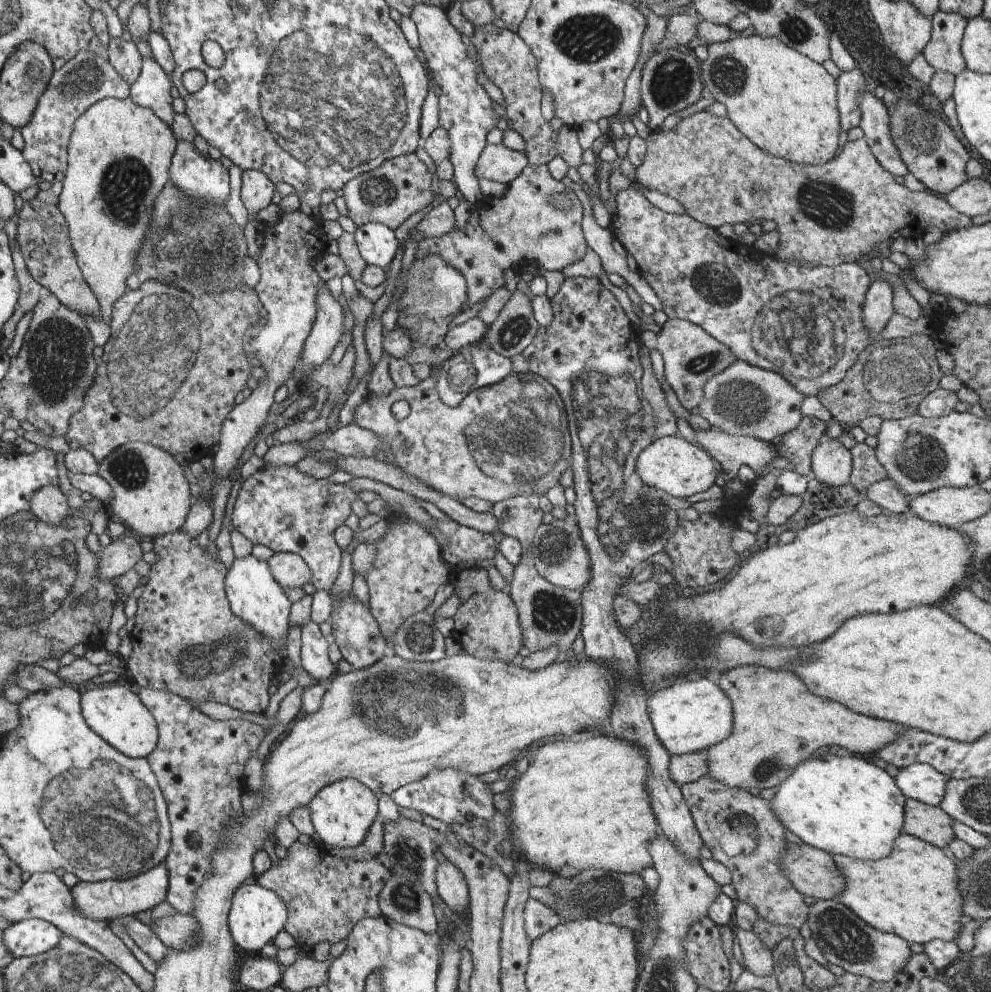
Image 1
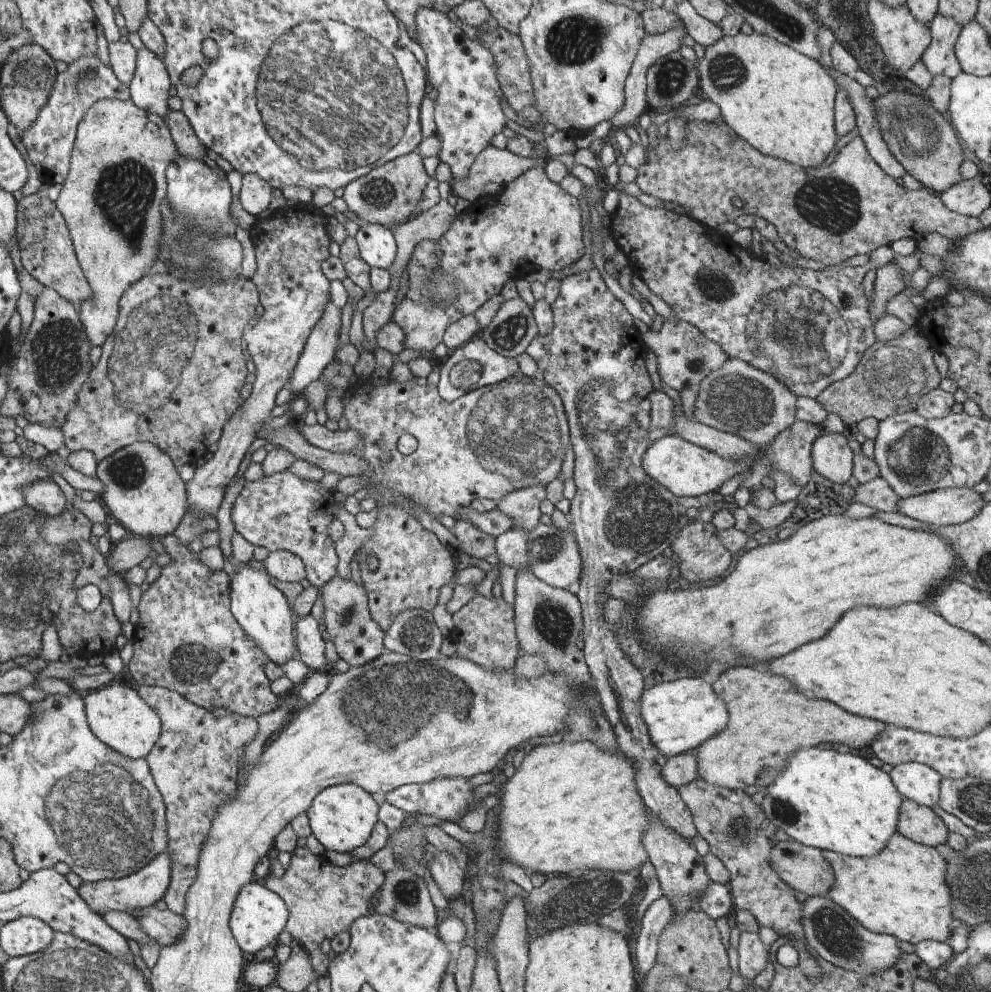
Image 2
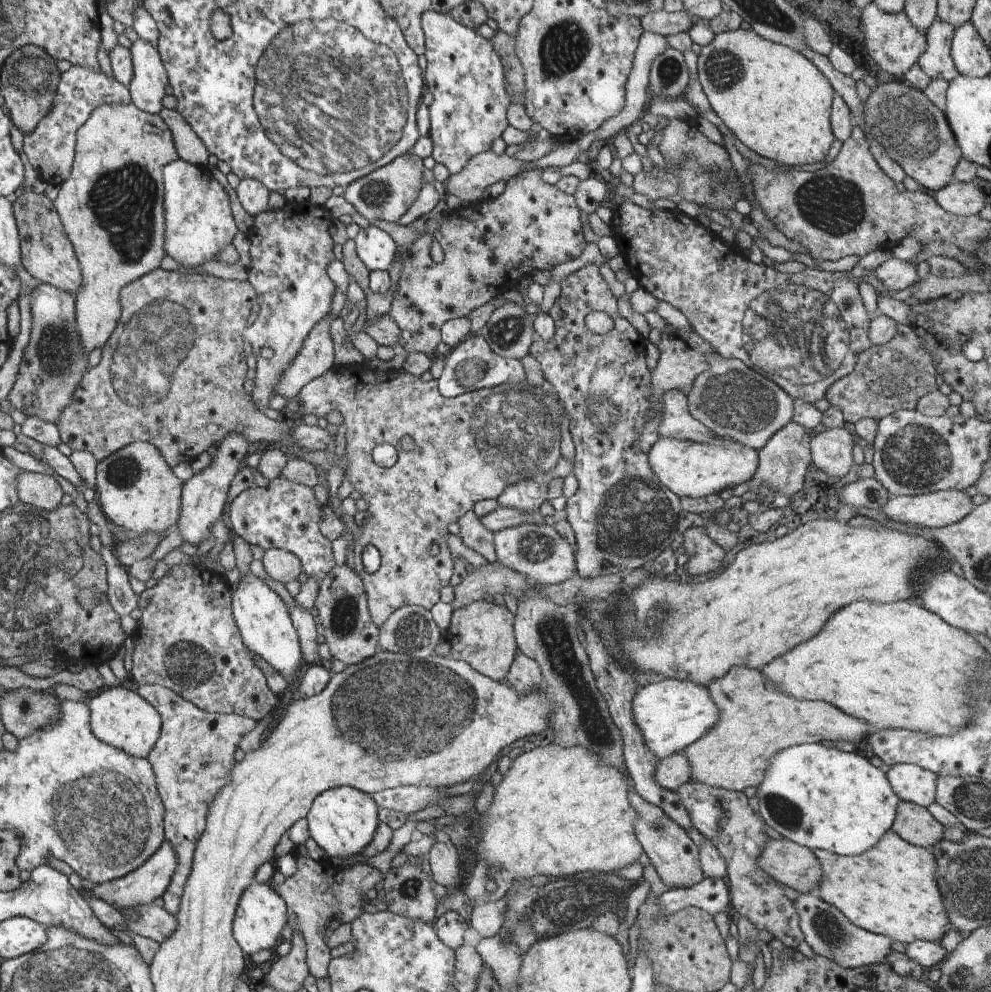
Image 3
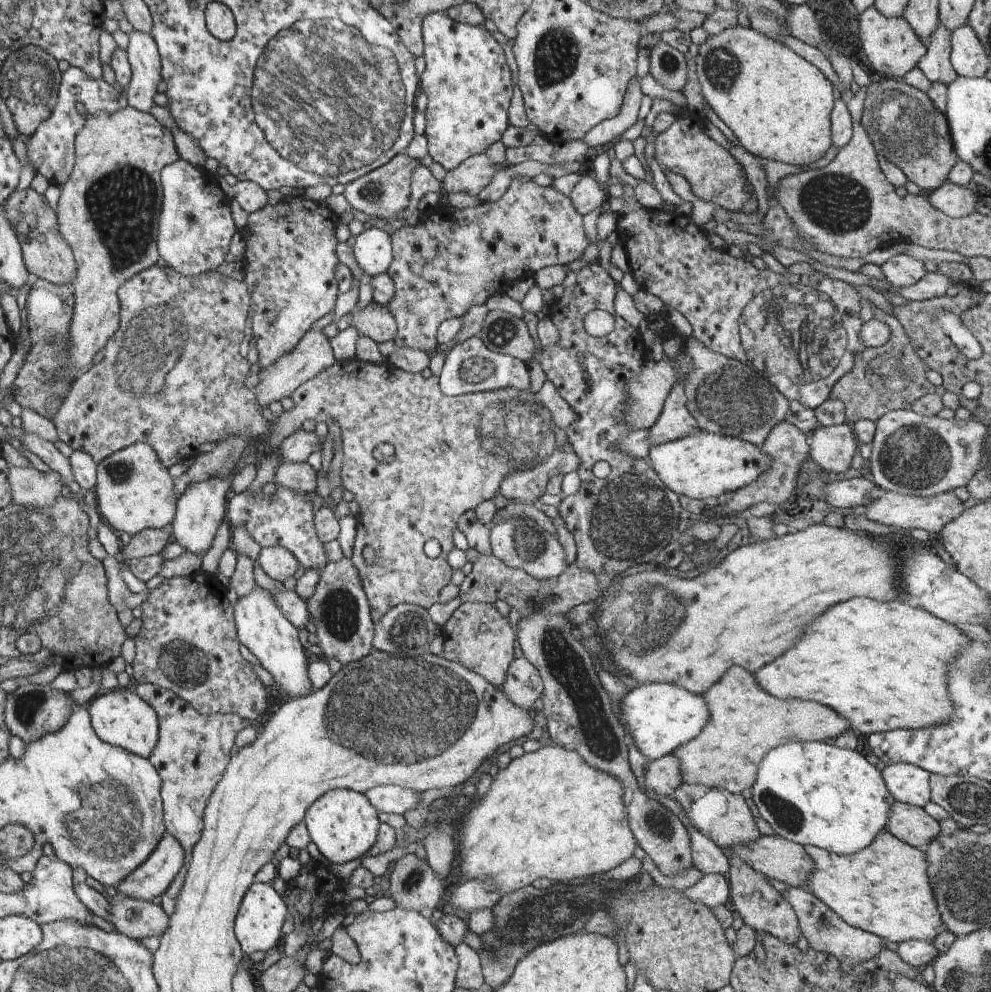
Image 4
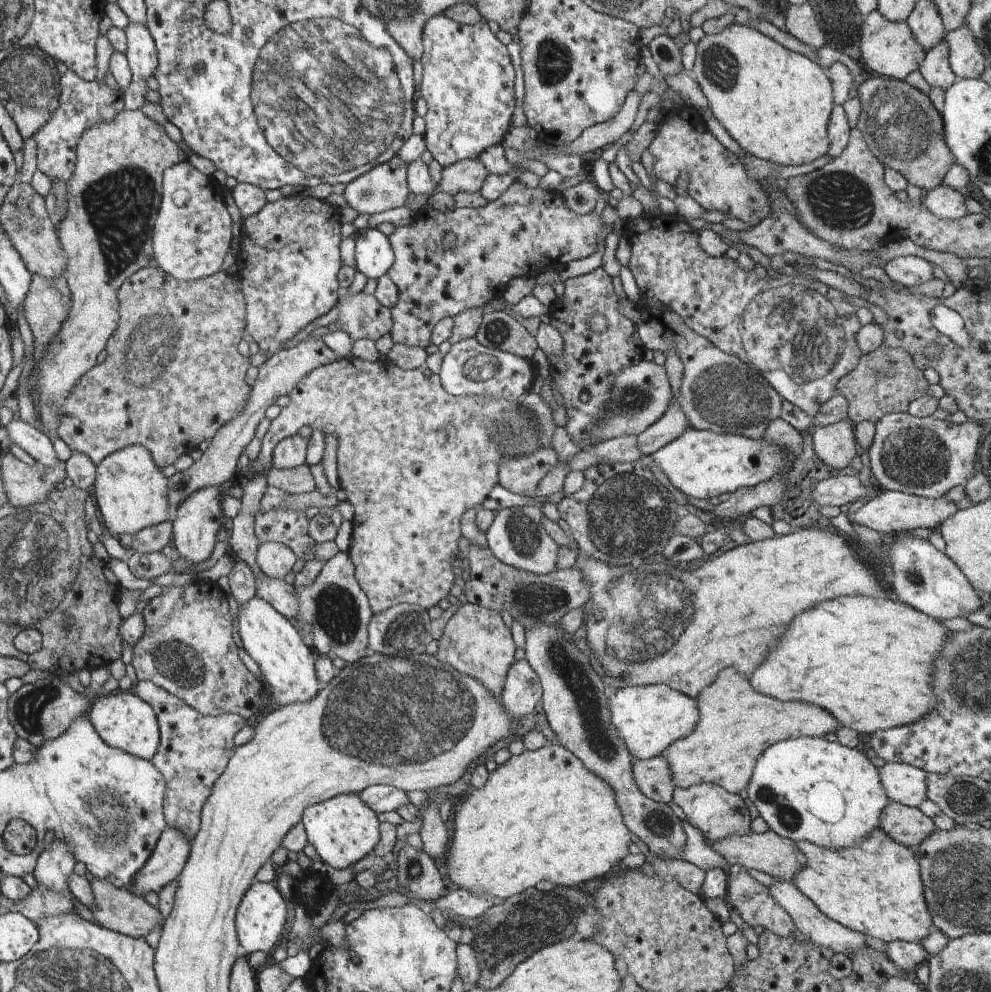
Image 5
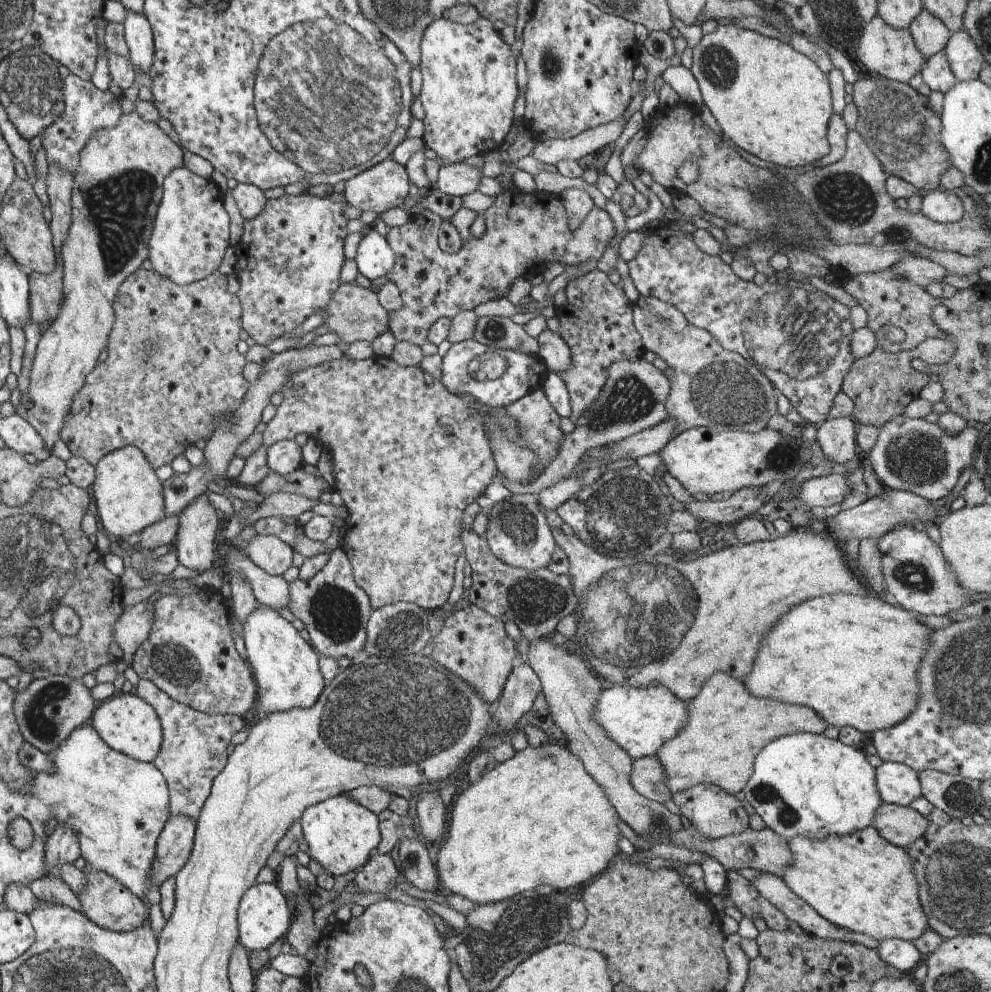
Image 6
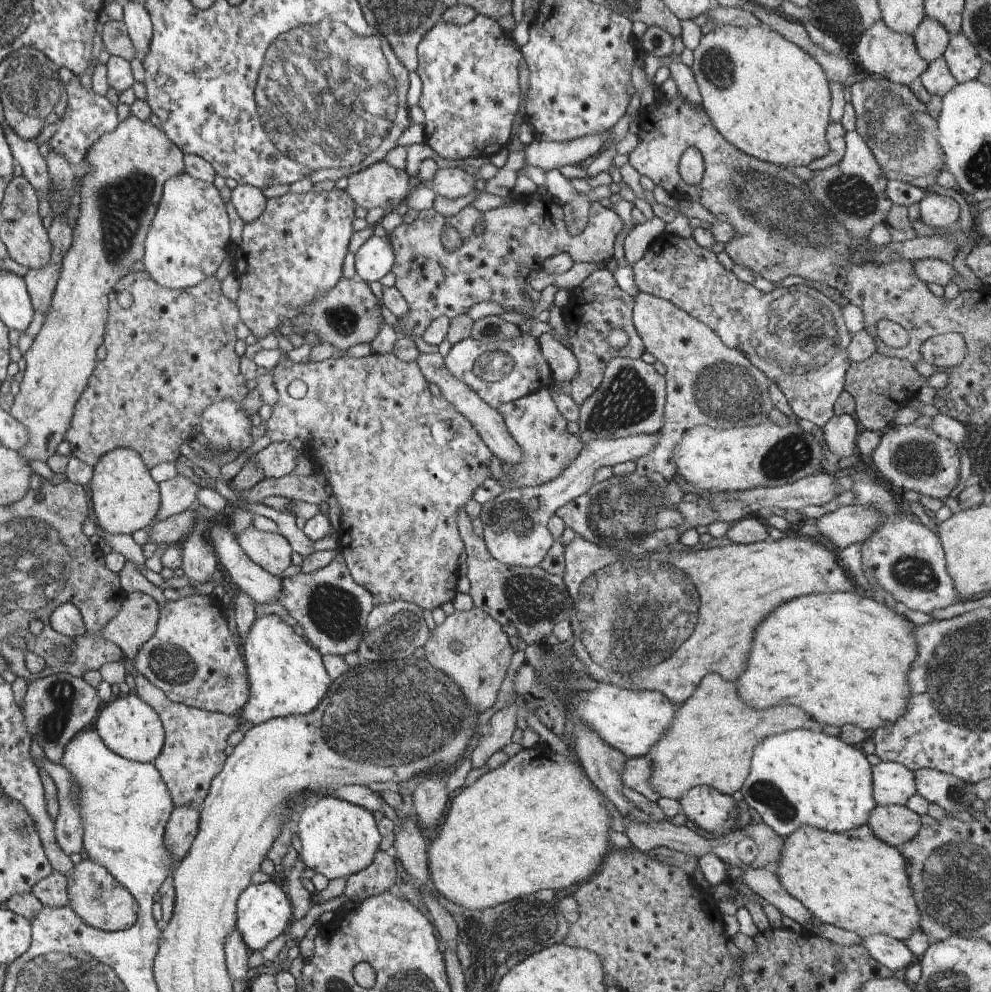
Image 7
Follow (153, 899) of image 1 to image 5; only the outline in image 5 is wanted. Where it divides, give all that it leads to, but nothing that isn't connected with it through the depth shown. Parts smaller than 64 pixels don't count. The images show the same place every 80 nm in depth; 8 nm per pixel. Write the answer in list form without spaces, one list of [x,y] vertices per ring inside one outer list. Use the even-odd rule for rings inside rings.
[[[168,826],[157,843],[156,850],[141,871],[134,876],[134,884],[128,890],[140,897],[148,892],[159,894],[166,884],[177,880],[185,871],[191,850],[192,844],[187,836]]]

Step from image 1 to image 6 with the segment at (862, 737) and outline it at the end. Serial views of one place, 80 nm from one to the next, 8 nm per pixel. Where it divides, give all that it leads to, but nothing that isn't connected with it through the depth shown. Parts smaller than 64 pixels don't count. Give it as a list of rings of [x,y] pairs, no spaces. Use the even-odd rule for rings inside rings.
[[[726,672],[710,676],[698,695],[687,703],[686,724],[656,752],[666,776],[666,788],[672,796],[698,784],[716,785],[736,795],[752,776],[754,760],[766,744],[794,732],[821,734],[827,727],[826,722],[806,706],[750,696],[743,680]]]

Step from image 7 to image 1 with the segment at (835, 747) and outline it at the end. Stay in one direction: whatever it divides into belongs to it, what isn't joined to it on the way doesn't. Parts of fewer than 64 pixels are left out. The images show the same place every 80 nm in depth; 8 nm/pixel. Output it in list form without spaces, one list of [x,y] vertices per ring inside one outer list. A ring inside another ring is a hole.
[[[827,753],[823,758],[809,758],[802,761],[794,772],[777,787],[776,796],[770,800],[772,810],[776,813],[778,820],[788,829],[794,832],[798,838],[801,838],[807,845],[819,848],[820,850],[829,852],[831,855],[848,855],[855,859],[862,859],[867,861],[877,861],[887,857],[892,851],[896,837],[903,832],[904,822],[904,805],[906,797],[902,794],[900,788],[896,786],[895,778],[890,776],[888,772],[878,767],[877,764],[866,762],[861,756],[854,754],[843,753],[842,755],[834,755]]]

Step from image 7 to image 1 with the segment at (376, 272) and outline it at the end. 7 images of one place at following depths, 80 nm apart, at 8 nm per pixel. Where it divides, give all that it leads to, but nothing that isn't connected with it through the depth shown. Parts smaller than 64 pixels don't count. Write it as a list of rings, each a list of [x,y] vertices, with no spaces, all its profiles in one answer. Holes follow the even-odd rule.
[[[371,222],[359,226],[355,236],[360,256],[367,265],[384,268],[392,262],[398,250],[398,240],[394,231],[379,222]]]

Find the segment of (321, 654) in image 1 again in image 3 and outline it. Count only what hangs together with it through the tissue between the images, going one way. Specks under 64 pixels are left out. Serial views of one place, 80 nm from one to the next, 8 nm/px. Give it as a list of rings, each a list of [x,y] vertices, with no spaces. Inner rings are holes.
[[[299,605],[290,608],[293,624],[297,629],[300,640],[303,660],[306,665],[321,664],[322,658],[318,655],[318,635],[320,628],[316,618],[312,617],[309,610],[302,609]]]

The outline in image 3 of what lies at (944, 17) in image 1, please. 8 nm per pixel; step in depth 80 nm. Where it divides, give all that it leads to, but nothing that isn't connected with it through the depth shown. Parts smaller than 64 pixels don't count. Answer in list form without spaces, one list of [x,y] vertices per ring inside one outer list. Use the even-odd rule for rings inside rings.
[[[937,18],[925,32],[927,47],[918,63],[931,79],[940,77],[950,82],[959,75],[951,55],[955,30],[955,26]]]

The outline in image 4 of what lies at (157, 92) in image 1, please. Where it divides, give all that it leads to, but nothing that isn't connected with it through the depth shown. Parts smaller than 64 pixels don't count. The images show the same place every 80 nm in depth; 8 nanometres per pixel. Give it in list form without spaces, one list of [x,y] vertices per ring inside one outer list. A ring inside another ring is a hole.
[[[134,31],[129,36],[127,52],[132,65],[132,82],[125,90],[128,106],[148,113],[155,105],[156,88],[163,80],[160,49],[152,35]]]

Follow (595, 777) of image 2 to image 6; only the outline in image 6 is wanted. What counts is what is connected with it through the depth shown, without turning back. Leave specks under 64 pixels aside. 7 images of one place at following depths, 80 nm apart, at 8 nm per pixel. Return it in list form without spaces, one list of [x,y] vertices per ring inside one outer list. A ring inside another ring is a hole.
[[[550,741],[536,748],[528,746],[522,752],[516,753],[510,760],[496,765],[494,770],[486,771],[477,782],[466,783],[461,793],[456,796],[456,803],[453,806],[448,838],[443,841],[437,853],[438,876],[443,888],[450,890],[450,894],[464,896],[474,904],[486,905],[502,902],[522,895],[524,892],[534,891],[538,885],[552,886],[557,893],[561,893],[586,883],[593,876],[598,877],[610,865],[614,856],[621,855],[621,849],[618,846],[621,836],[618,825],[621,819],[610,804],[610,800],[606,798],[604,790],[588,776],[582,762],[561,742]]]

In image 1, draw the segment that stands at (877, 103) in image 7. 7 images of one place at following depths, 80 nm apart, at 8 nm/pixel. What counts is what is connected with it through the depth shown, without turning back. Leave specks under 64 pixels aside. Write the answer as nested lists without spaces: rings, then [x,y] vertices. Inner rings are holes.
[[[898,100],[895,107],[888,108],[891,118],[891,135],[901,154],[904,164],[927,190],[936,195],[946,196],[964,181],[968,180],[966,165],[972,159],[968,149],[960,143],[949,124],[940,118],[935,108],[926,112],[926,106]]]

